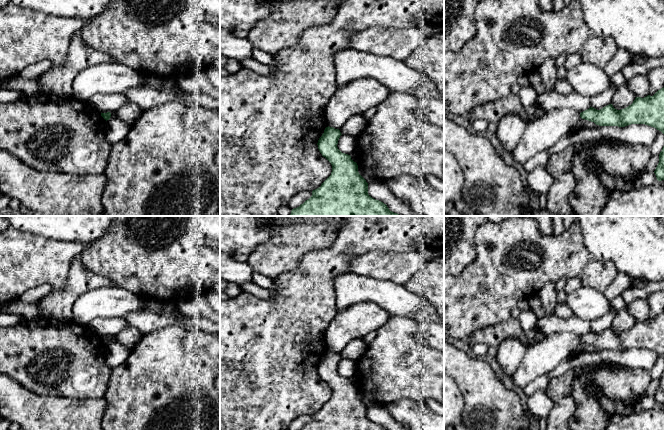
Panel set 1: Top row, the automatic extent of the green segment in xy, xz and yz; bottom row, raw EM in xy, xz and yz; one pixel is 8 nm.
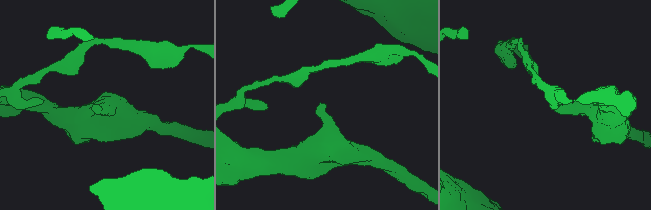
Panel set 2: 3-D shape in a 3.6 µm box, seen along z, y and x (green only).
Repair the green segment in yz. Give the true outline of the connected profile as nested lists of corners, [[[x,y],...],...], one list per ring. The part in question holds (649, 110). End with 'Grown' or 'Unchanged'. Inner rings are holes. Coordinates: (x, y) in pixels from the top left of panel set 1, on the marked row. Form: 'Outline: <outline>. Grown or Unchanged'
Outline: [[[664,87],[653,96],[636,97],[631,105],[617,110],[612,104],[597,110],[593,107],[580,113],[582,119],[599,126],[625,127],[631,124],[645,124],[664,134]]]. Unchanged

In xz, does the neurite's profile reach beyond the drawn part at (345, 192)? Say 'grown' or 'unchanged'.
unchanged

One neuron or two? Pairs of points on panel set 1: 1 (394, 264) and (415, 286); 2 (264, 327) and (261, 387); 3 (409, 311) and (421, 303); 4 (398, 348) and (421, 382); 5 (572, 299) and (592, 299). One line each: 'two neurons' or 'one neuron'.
1: two neurons
2: one neuron
3: one neuron
4: one neuron
5: one neuron

